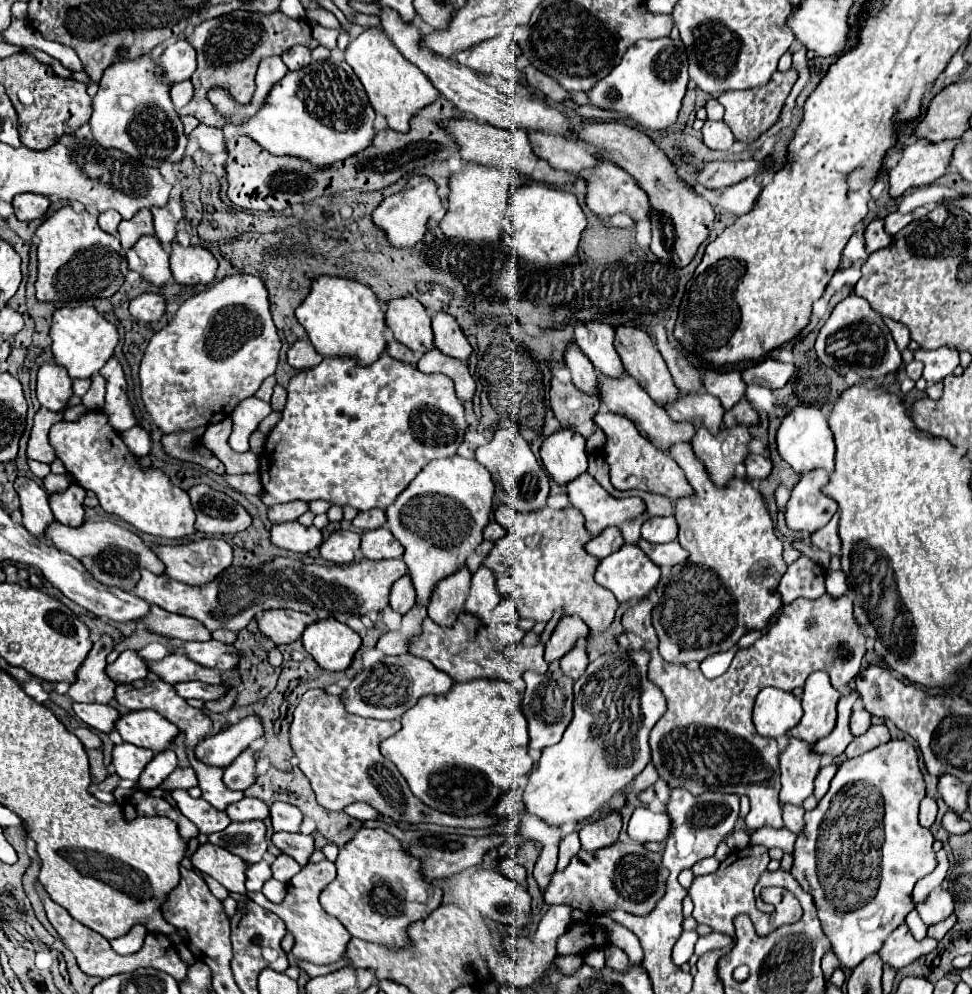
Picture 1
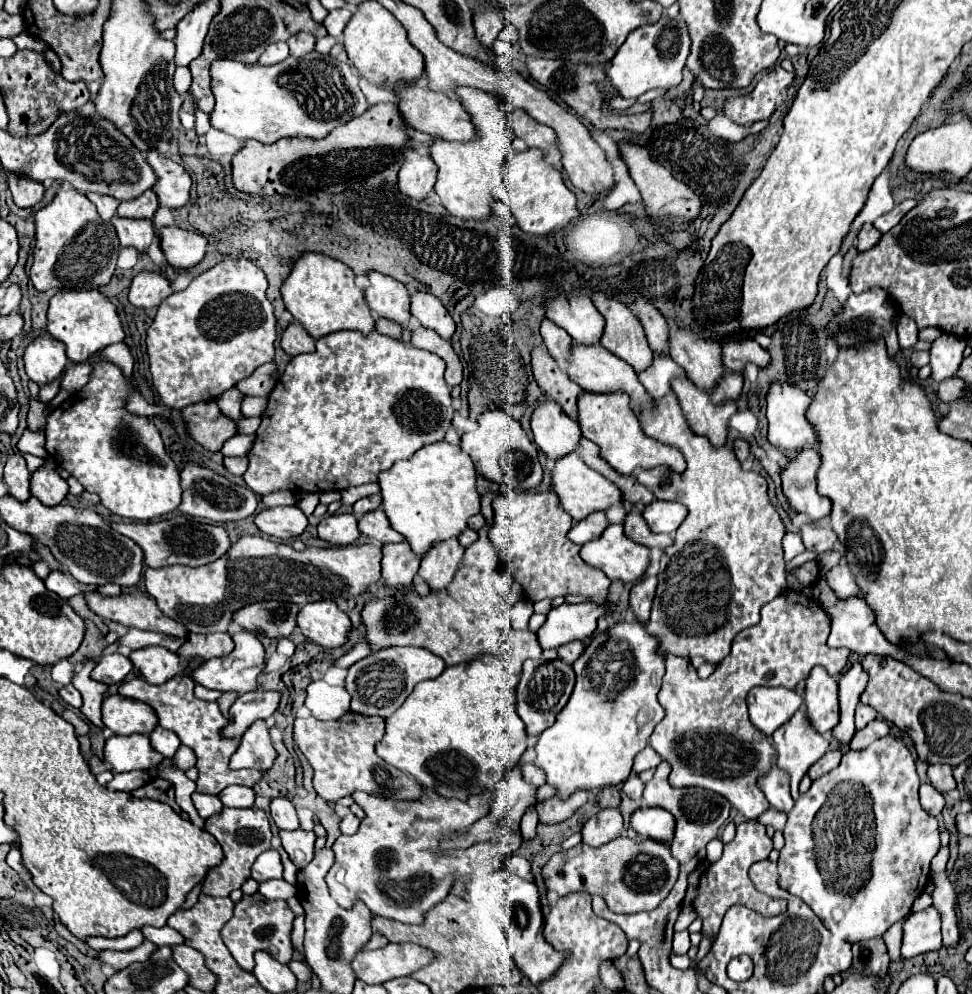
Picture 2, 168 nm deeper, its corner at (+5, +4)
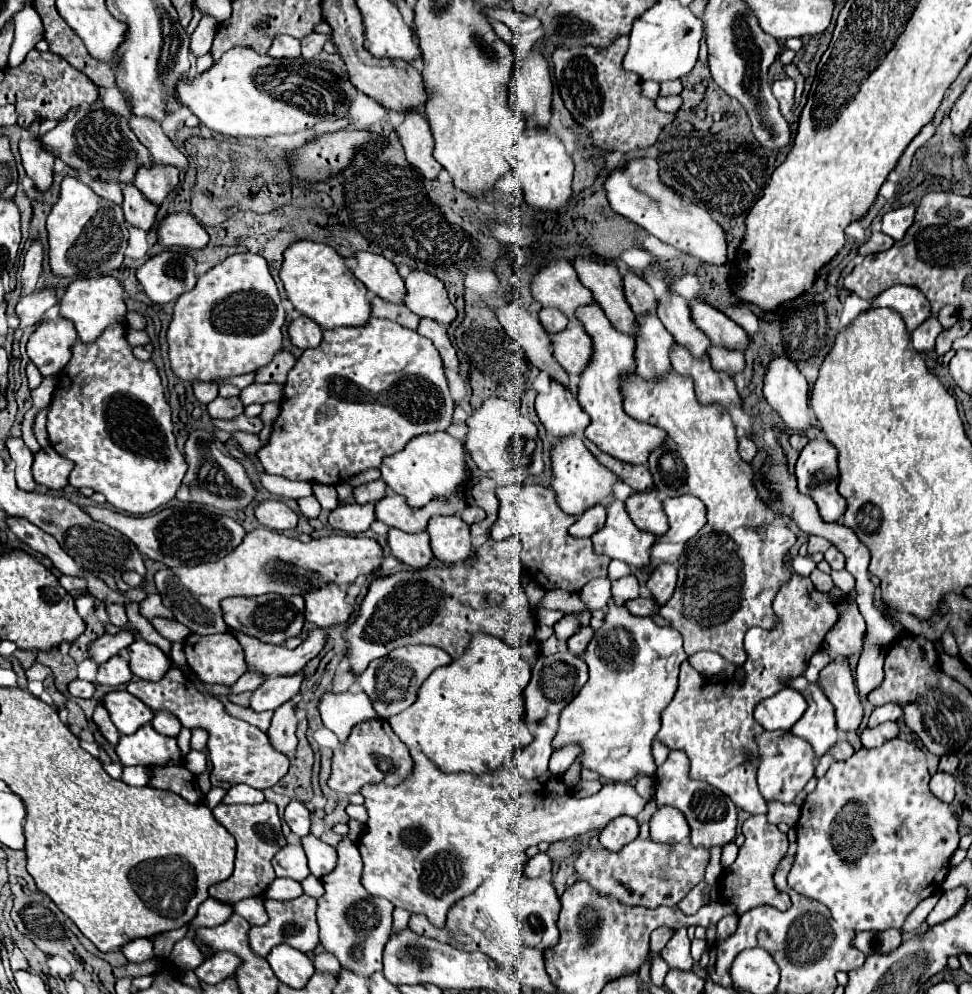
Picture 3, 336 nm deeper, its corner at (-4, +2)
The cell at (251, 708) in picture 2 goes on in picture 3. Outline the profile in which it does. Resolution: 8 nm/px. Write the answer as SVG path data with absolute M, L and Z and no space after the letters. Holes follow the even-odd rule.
M299 671L291 677L269 677L251 697L249 707L255 711L269 711L281 707L285 701L293 699L303 683L305 675Z

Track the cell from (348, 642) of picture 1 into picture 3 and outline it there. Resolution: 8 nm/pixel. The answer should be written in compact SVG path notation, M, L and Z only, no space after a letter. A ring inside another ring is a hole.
M323 585L305 595L305 619L317 627L333 627L353 613L347 593L339 585Z

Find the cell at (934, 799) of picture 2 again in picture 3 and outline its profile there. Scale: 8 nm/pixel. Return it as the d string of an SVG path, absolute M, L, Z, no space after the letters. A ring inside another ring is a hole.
M935 773L931 777L931 783L929 783L931 791L935 797L939 797L941 801L945 803L951 803L953 801L953 795L955 795L955 777L949 775L949 773Z

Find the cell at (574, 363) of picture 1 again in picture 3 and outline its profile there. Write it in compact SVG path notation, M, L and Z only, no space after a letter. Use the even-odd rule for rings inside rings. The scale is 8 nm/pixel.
M541 309L539 321L547 333L559 333L567 327L567 317L559 309Z

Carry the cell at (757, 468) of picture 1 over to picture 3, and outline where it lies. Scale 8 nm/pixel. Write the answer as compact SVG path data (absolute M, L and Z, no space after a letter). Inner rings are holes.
M749 437L739 439L739 457L743 461L751 461L755 457L755 453L757 453L757 447L755 447L755 443Z

